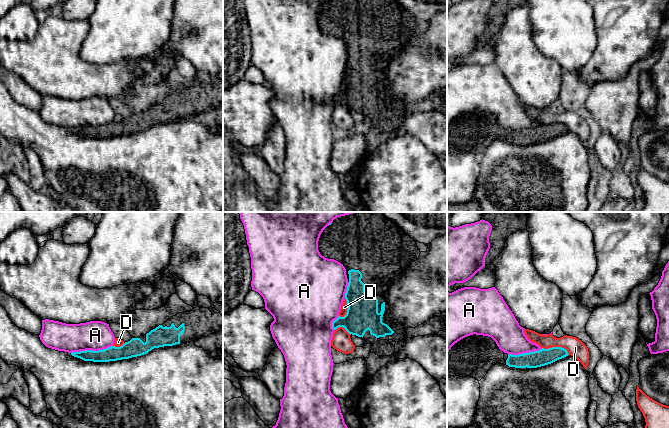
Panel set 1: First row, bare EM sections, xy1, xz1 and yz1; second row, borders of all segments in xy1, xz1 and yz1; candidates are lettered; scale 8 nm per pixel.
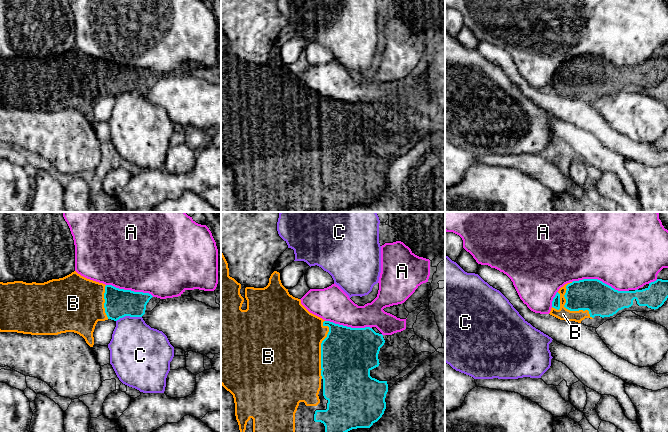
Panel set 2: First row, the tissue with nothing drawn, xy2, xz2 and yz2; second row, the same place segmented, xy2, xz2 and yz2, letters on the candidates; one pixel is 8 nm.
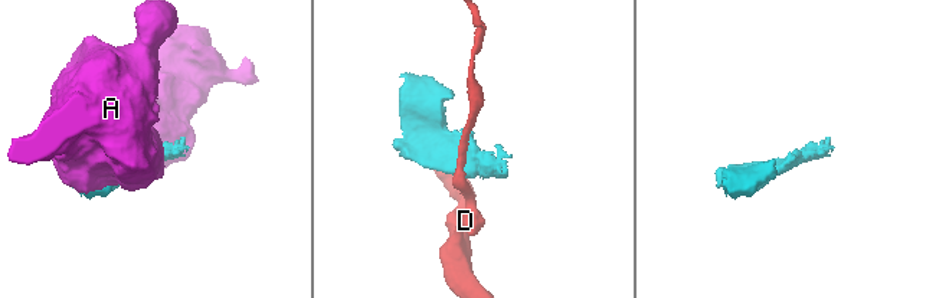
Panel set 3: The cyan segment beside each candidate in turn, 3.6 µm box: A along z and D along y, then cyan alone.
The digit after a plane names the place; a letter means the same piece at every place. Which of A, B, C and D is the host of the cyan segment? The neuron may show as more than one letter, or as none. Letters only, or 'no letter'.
B

